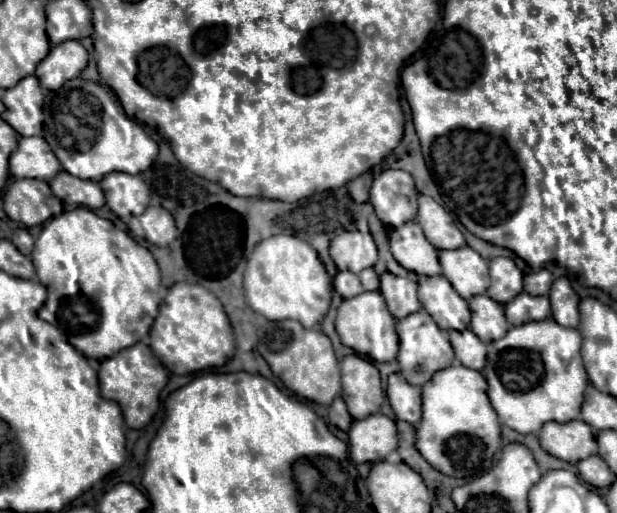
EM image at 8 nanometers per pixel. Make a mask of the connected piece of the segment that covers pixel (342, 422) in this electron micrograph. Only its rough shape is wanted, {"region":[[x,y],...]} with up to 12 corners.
{"region":[[335,398],[329,406],[329,422],[347,432],[351,414],[345,402]]}

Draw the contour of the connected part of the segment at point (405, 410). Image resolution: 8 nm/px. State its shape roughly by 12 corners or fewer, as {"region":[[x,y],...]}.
{"region":[[401,374],[387,380],[387,398],[397,418],[421,420],[421,388]]}

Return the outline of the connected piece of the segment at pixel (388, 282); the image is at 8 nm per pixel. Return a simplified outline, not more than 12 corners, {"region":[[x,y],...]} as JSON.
{"region":[[379,276],[389,312],[401,320],[417,310],[417,282]]}

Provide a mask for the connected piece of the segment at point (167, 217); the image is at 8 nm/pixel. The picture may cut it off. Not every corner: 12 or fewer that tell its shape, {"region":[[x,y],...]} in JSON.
{"region":[[161,206],[133,216],[129,230],[155,246],[177,238],[173,216]]}

